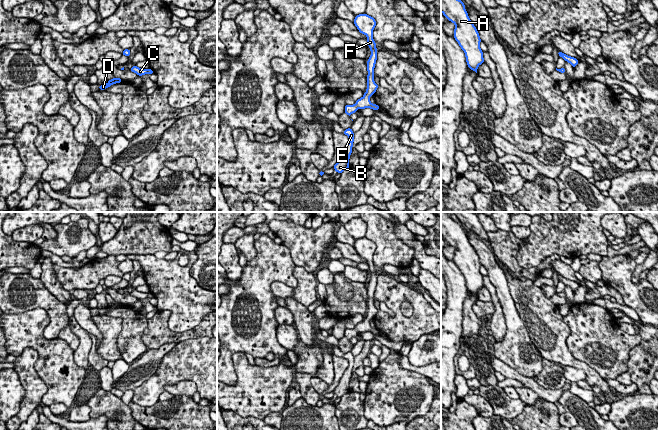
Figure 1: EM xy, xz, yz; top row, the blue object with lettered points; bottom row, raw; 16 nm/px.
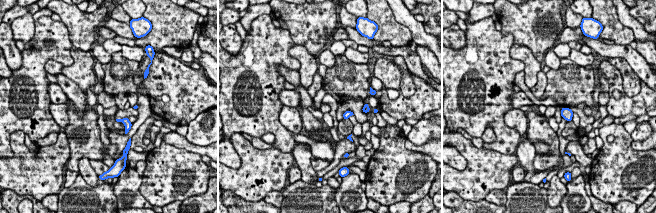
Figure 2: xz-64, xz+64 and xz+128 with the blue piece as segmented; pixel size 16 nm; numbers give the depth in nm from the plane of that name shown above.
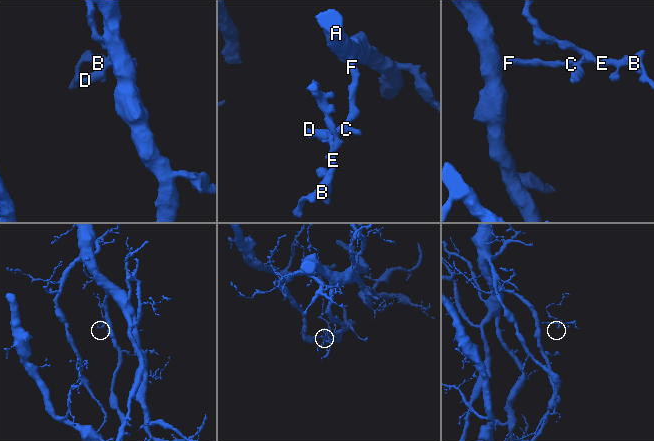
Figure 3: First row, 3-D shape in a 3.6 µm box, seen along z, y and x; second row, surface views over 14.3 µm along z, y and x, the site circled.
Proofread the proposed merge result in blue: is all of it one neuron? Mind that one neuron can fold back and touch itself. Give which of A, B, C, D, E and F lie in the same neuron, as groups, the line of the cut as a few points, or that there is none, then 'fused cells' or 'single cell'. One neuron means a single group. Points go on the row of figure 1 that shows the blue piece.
A B C D E F; no cut; single cell

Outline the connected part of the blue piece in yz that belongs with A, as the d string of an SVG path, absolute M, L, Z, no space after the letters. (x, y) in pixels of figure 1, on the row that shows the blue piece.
M441 0L441 12L455 24L453 37L464 51L468 67L477 73L478 66L484 63L481 39L465 4L461 0Z

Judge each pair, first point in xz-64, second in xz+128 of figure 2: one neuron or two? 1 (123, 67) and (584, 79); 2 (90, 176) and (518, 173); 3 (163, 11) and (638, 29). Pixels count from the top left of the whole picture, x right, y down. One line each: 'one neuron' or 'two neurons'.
1: one neuron
2: two neurons
3: two neurons

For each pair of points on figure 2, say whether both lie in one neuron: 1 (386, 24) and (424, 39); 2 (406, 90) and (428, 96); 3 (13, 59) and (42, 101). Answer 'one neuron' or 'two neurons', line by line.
1: two neurons
2: two neurons
3: two neurons

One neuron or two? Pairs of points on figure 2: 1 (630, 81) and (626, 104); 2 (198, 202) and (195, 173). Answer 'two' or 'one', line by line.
1: two
2: two

